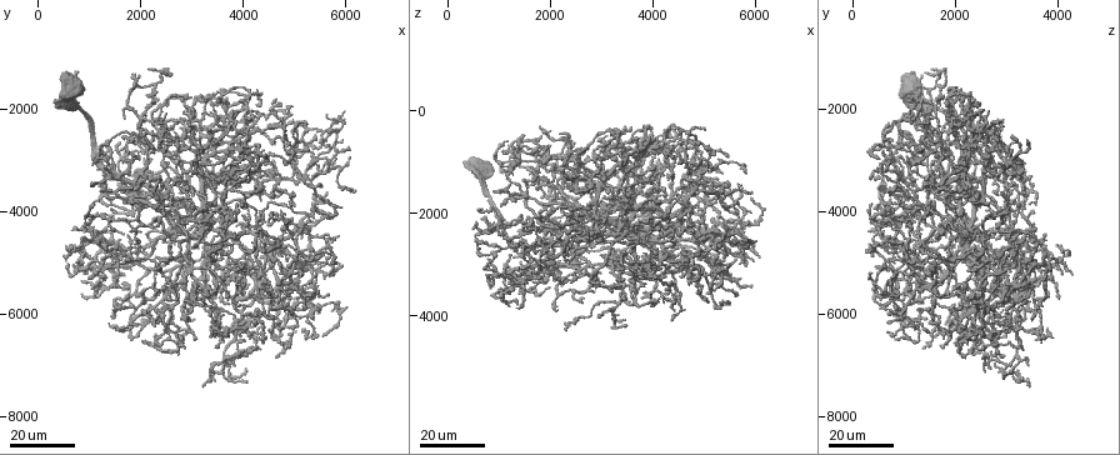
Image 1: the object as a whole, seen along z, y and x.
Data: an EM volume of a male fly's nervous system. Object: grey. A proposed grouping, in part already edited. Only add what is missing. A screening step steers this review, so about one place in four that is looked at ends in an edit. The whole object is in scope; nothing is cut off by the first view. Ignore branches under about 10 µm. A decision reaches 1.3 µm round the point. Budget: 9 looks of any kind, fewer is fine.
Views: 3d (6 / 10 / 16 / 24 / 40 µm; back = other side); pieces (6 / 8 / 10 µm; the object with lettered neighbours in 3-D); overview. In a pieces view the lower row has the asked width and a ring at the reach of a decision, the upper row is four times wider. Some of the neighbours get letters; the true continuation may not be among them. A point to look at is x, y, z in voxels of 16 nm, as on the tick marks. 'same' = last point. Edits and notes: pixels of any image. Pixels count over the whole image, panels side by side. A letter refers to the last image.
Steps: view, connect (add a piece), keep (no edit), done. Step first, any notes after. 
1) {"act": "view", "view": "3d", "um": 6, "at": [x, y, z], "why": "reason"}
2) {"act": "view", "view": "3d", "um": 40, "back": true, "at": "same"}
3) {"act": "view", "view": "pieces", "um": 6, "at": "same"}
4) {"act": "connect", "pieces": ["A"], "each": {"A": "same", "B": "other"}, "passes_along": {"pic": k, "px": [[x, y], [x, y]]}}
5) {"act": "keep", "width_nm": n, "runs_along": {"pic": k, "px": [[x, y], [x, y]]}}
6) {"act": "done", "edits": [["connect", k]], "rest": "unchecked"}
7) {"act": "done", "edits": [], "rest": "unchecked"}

{"act": "view", "view": "3d", "um": 16, "at": [4350, 5250, 4100]}

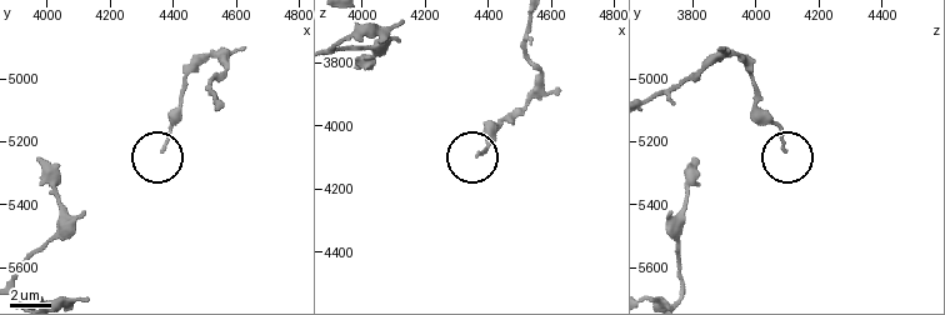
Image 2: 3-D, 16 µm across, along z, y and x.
{"act": "view", "view": "3d", "um": 10, "at": [4370, 5220, 4100]}

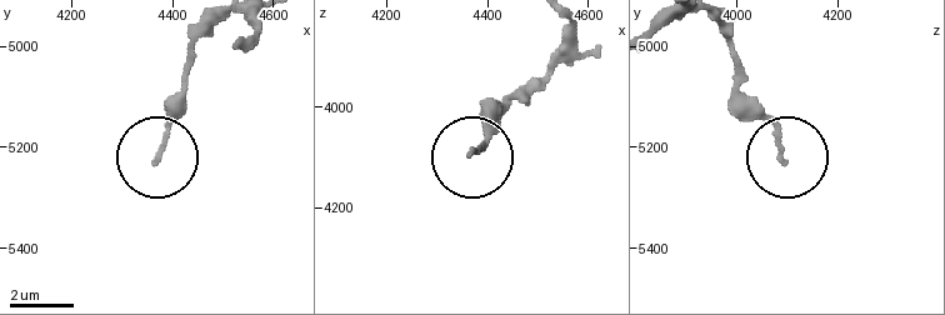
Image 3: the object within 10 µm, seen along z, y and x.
{"act": "view", "view": "pieces", "um": 10, "at": [4365, 5225, 4085], "why": "see the neighbours"}

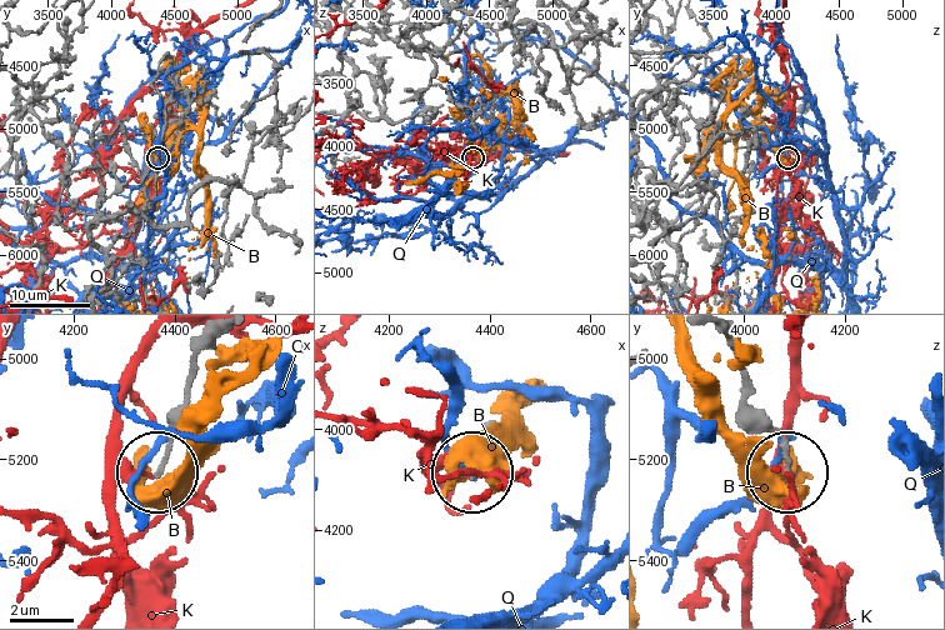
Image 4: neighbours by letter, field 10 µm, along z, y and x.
{"act": "keep", "each": {"B": "other", "K": "other", "Q": "other"}, "runs_along": {"pic": 4, "px": [[213, 343], [156, 469]]}, "found": "none of them fits"}

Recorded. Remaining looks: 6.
{"act": "view", "view": "3d", "um": 16, "at": [5650, 5600, 2050]}

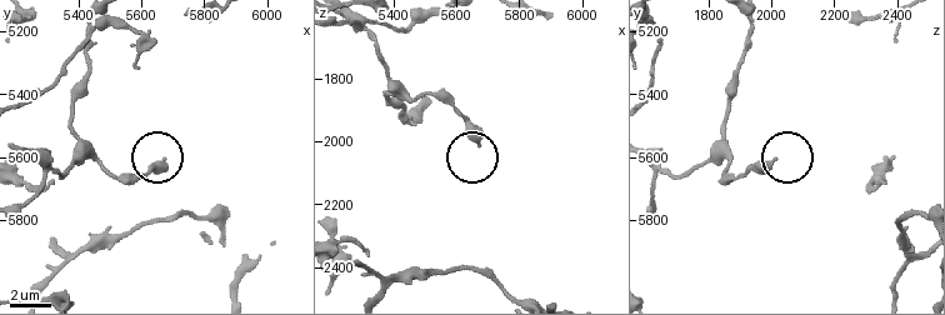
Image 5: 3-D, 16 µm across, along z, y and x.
{"act": "view", "view": "pieces", "um": 6, "at": [5660, 5620, 2000]}

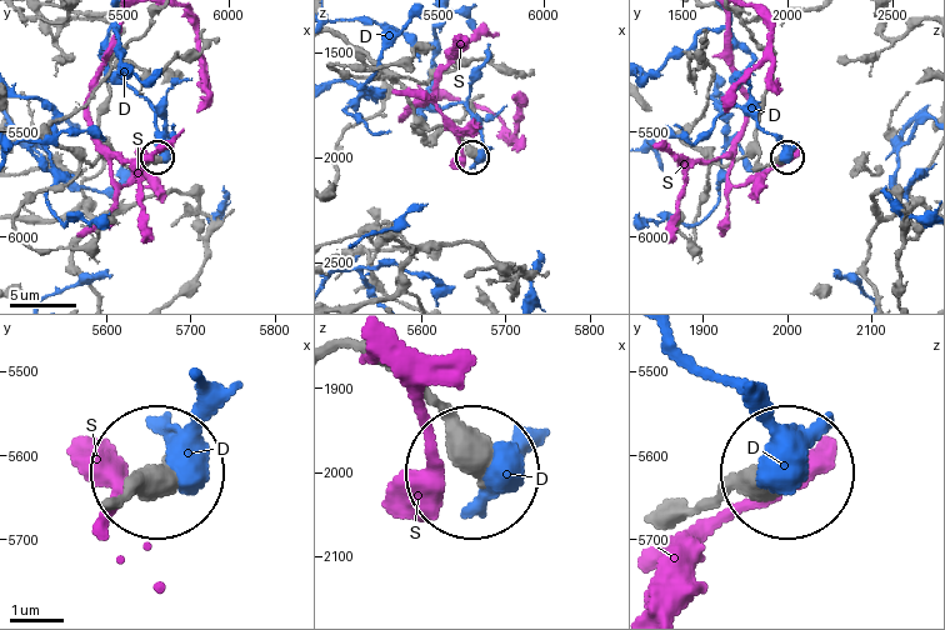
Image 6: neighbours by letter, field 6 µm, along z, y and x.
{"act": "keep", "each": {"D": "other", "S": "other"}, "found": "none of them fits"}

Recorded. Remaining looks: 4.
{"act": "view", "view": "3d", "um": 16, "at": [4350, 3800, 1050], "why": "thin end"}

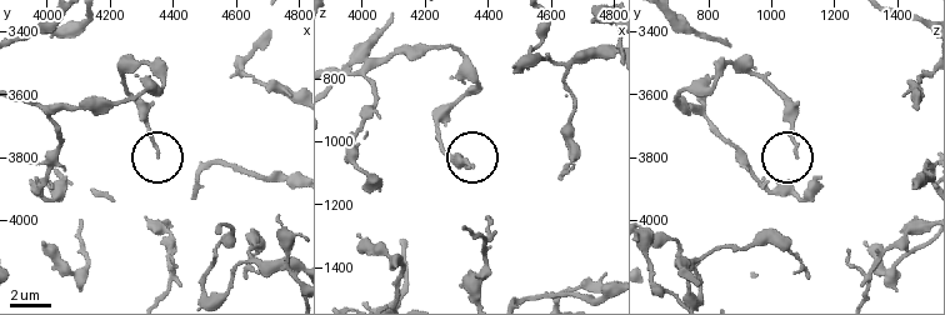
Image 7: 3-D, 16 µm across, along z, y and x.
{"act": "view", "view": "3d", "um": 10, "at": [4350, 3780, 1080]}

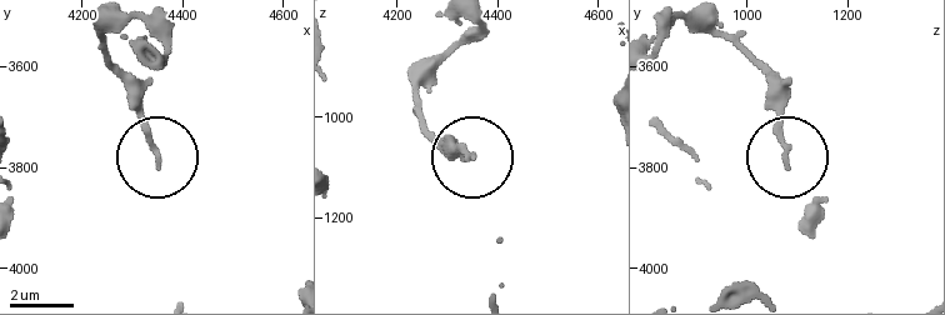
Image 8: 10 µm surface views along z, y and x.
{"act": "view", "view": "pieces", "um": 8, "at": [4345, 3790, 1085]}

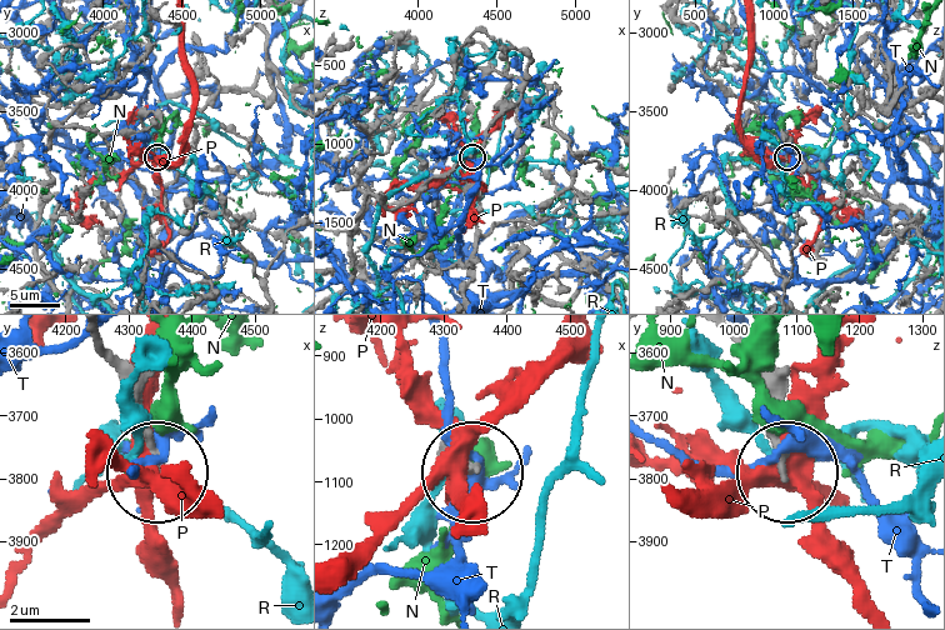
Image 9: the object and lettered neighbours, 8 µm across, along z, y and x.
{"act": "keep", "each": {"N": "other", "P": "other", "R": "other", "T": "other"}, "found": "none of them fits"}

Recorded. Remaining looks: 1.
{"act": "done", "edits": [], "rest": "unchecked"}

